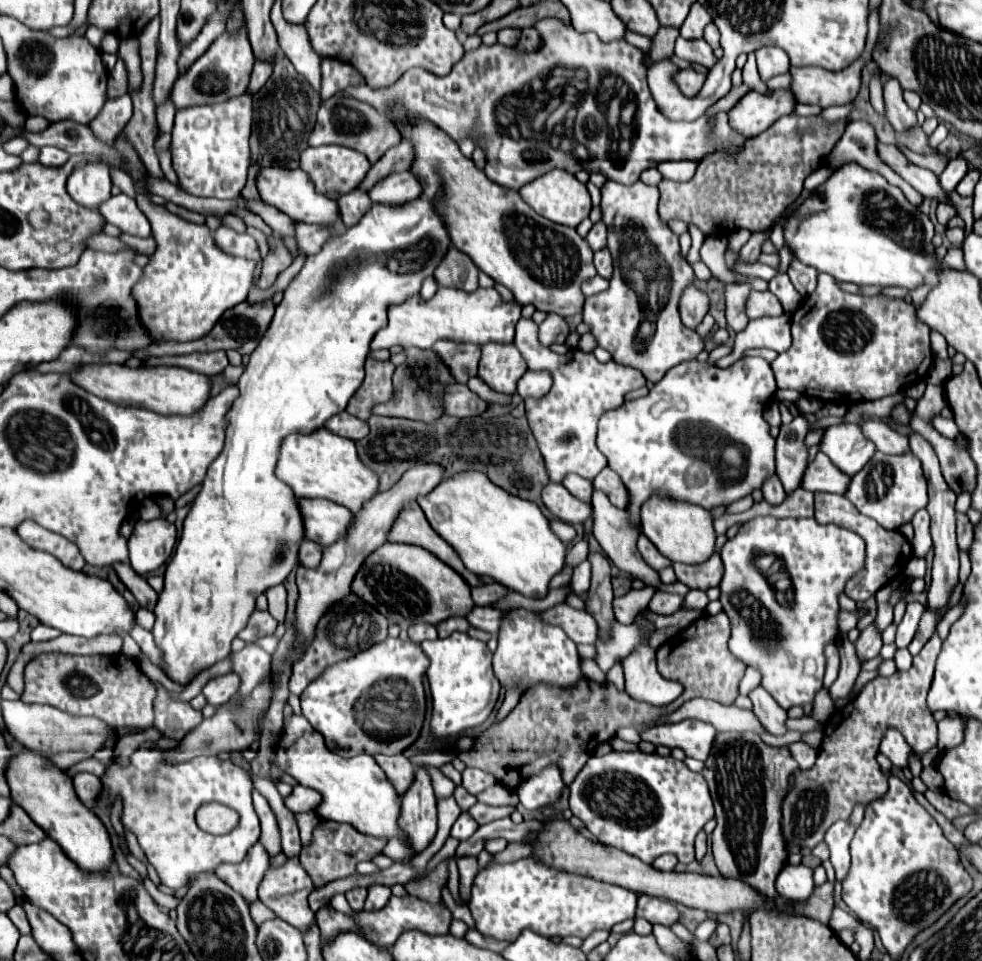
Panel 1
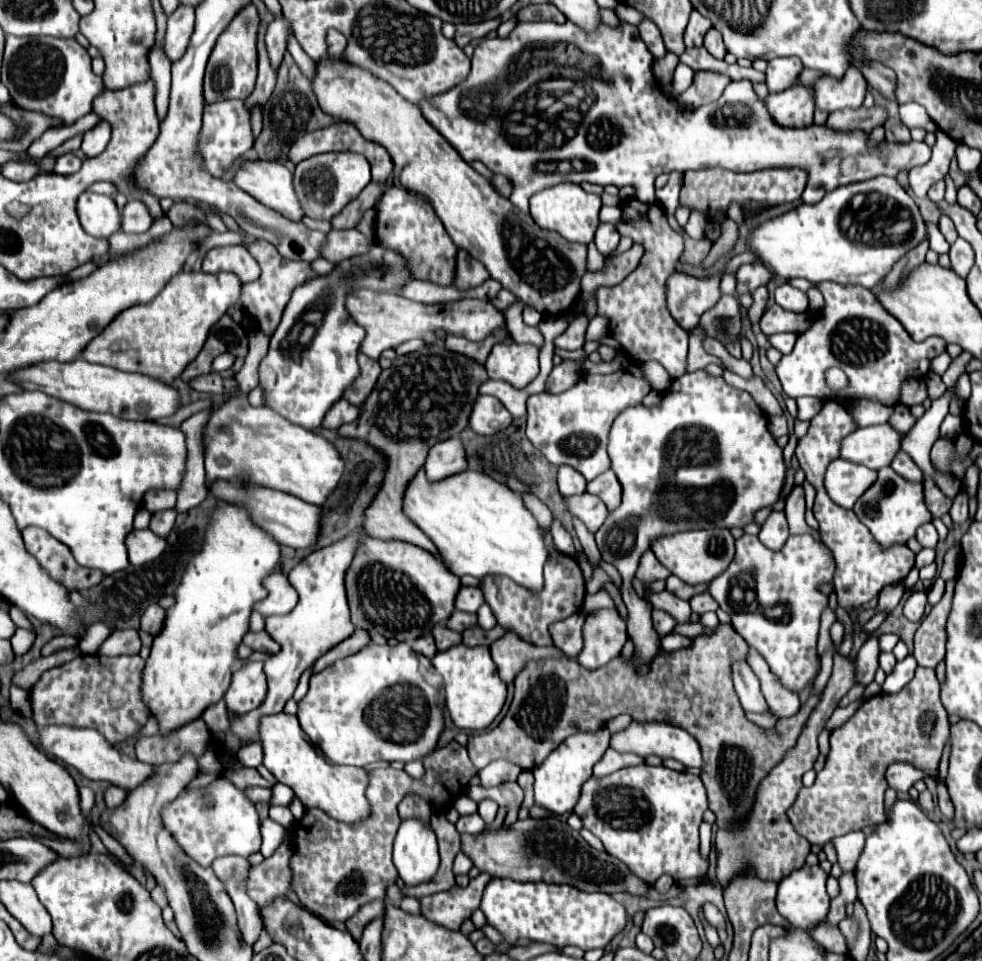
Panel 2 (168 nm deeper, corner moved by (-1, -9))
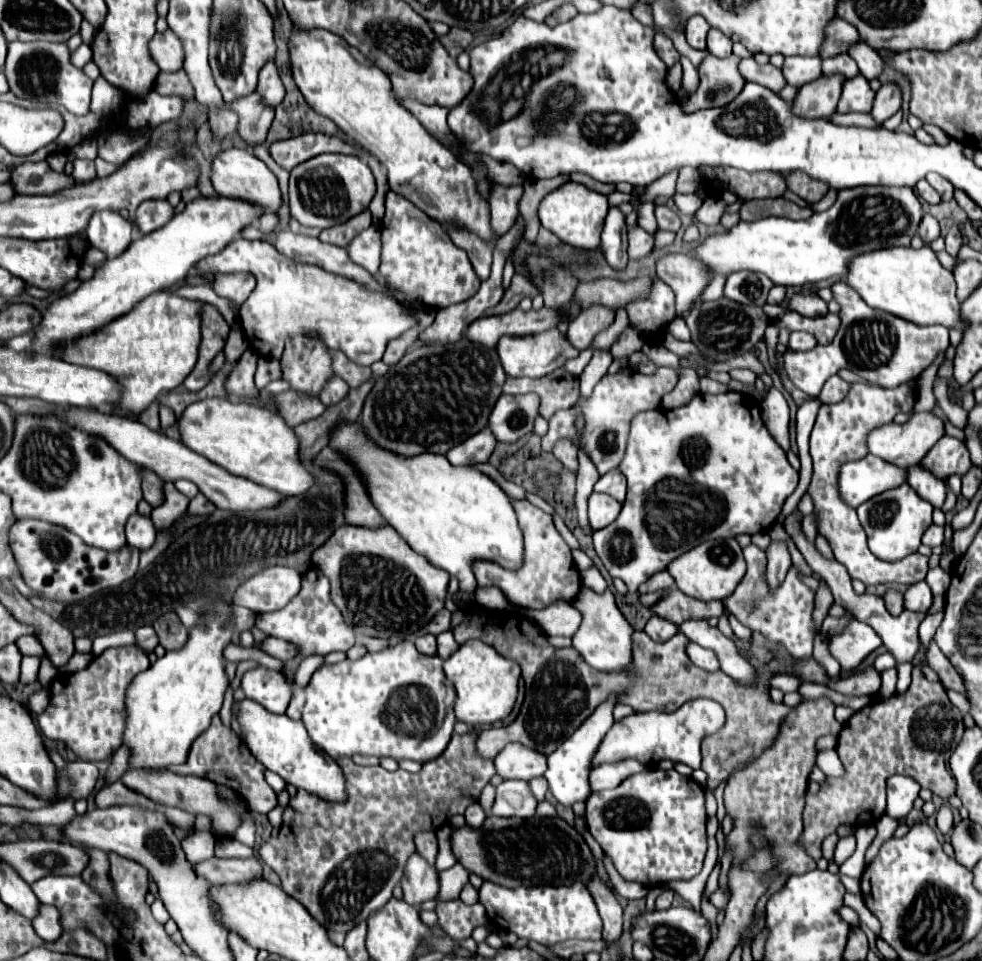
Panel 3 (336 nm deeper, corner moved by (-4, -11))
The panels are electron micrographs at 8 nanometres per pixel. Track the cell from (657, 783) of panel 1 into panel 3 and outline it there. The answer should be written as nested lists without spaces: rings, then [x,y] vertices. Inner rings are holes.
[[[654,768],[628,776],[612,790],[594,792],[586,802],[586,822],[624,880],[658,886],[700,874],[706,856],[704,802],[704,788],[690,776]]]

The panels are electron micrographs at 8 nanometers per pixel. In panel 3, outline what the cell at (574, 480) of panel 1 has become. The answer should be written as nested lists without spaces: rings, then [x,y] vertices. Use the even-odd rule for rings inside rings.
[[[558,442],[558,446],[554,448],[554,456],[562,462],[564,468],[568,468],[574,474],[578,472],[578,450],[574,450],[570,442]]]

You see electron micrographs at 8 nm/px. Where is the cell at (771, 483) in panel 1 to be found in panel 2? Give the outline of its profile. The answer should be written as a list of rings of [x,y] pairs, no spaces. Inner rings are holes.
[[[771,512],[759,532],[761,544],[771,550],[779,550],[783,548],[783,542],[787,542],[787,538],[789,538],[789,528],[783,512]]]

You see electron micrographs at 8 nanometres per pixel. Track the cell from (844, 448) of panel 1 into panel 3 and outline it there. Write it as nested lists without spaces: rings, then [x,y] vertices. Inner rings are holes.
[[[918,412],[912,414],[912,418],[906,424],[896,424],[896,422],[888,422],[882,424],[878,428],[874,428],[868,438],[866,438],[866,446],[870,450],[870,454],[882,458],[884,462],[890,462],[894,466],[912,466],[918,464],[920,458],[944,436],[944,424],[940,418],[936,418],[930,412]]]

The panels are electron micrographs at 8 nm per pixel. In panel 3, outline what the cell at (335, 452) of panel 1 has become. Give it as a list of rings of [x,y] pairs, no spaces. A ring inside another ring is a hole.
[[[208,398],[190,404],[178,420],[182,442],[210,462],[222,466],[234,476],[250,478],[256,484],[278,490],[286,496],[306,494],[316,478],[300,458],[300,438],[286,420],[268,408],[248,406],[222,398]]]

